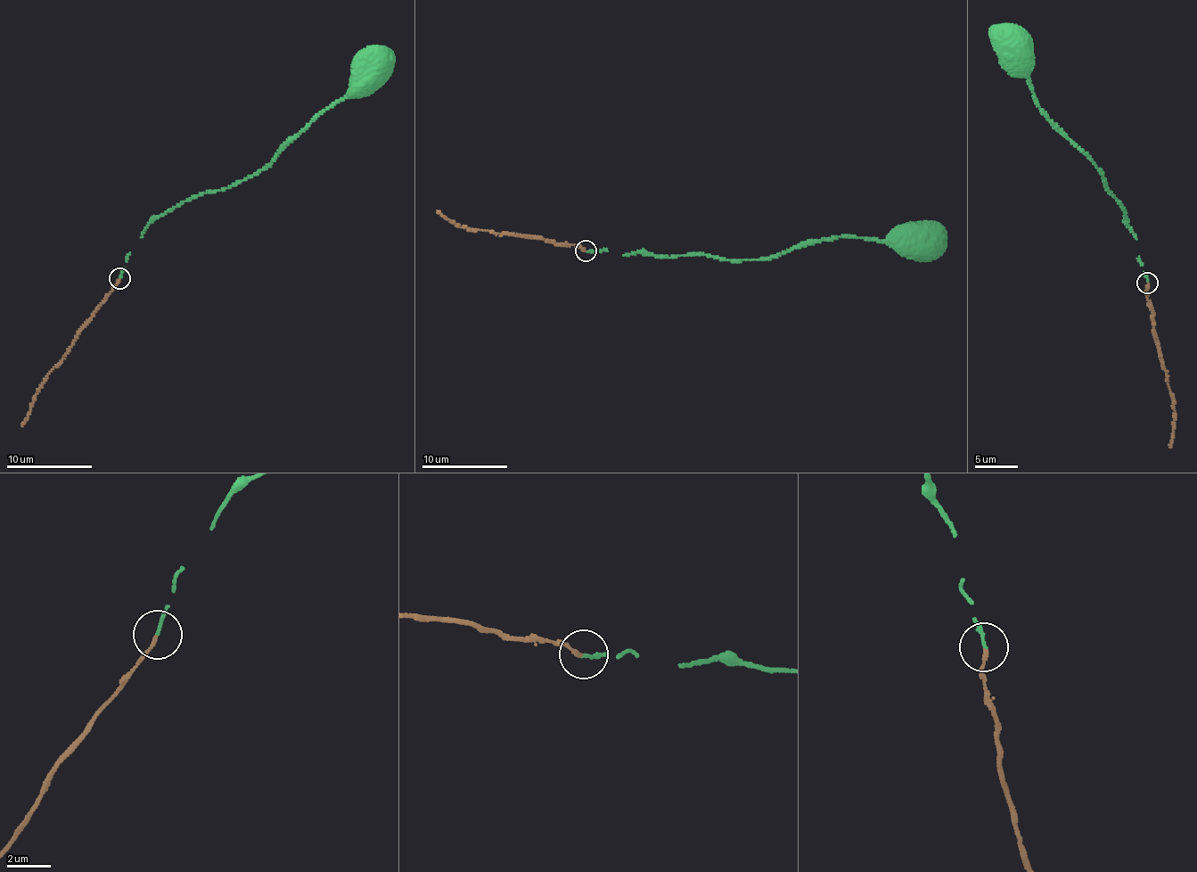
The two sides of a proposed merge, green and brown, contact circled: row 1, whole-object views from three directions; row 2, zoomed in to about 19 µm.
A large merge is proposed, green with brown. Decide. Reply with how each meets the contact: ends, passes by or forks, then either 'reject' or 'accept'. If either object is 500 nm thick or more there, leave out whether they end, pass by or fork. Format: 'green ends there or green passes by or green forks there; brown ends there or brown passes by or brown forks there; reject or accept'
green ends there; brown ends there; accept

